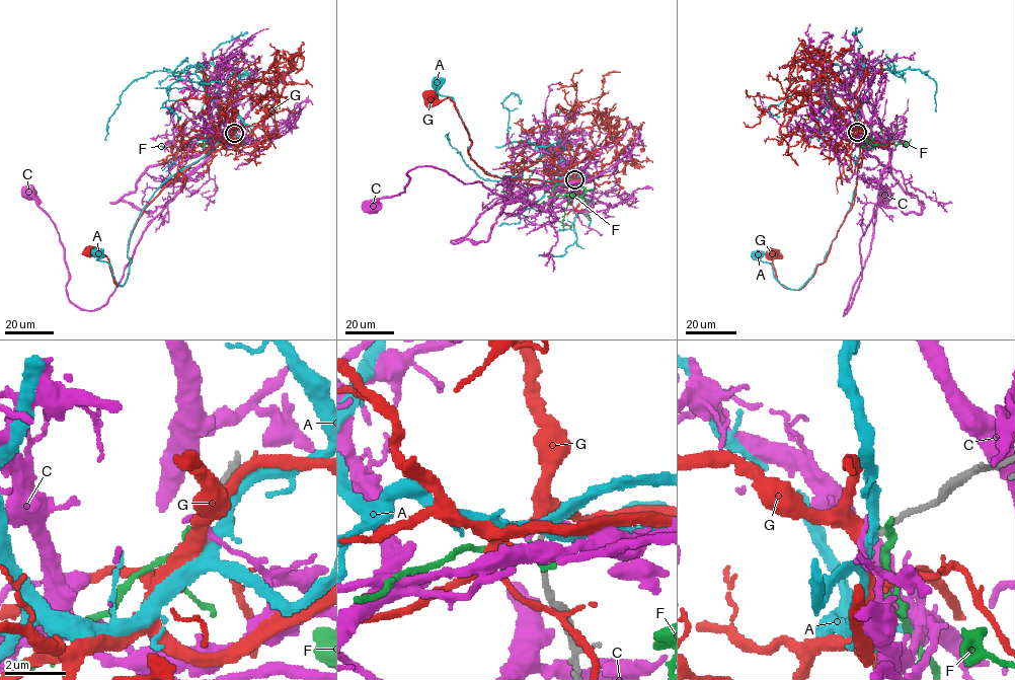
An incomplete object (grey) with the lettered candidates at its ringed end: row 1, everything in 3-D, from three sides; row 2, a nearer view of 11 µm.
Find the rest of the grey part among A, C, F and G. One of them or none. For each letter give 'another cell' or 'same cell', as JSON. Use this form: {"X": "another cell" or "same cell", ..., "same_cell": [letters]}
{"A": "another cell", "C": "another cell", "F": "another cell", "G": "another cell", "same_cell": []}

